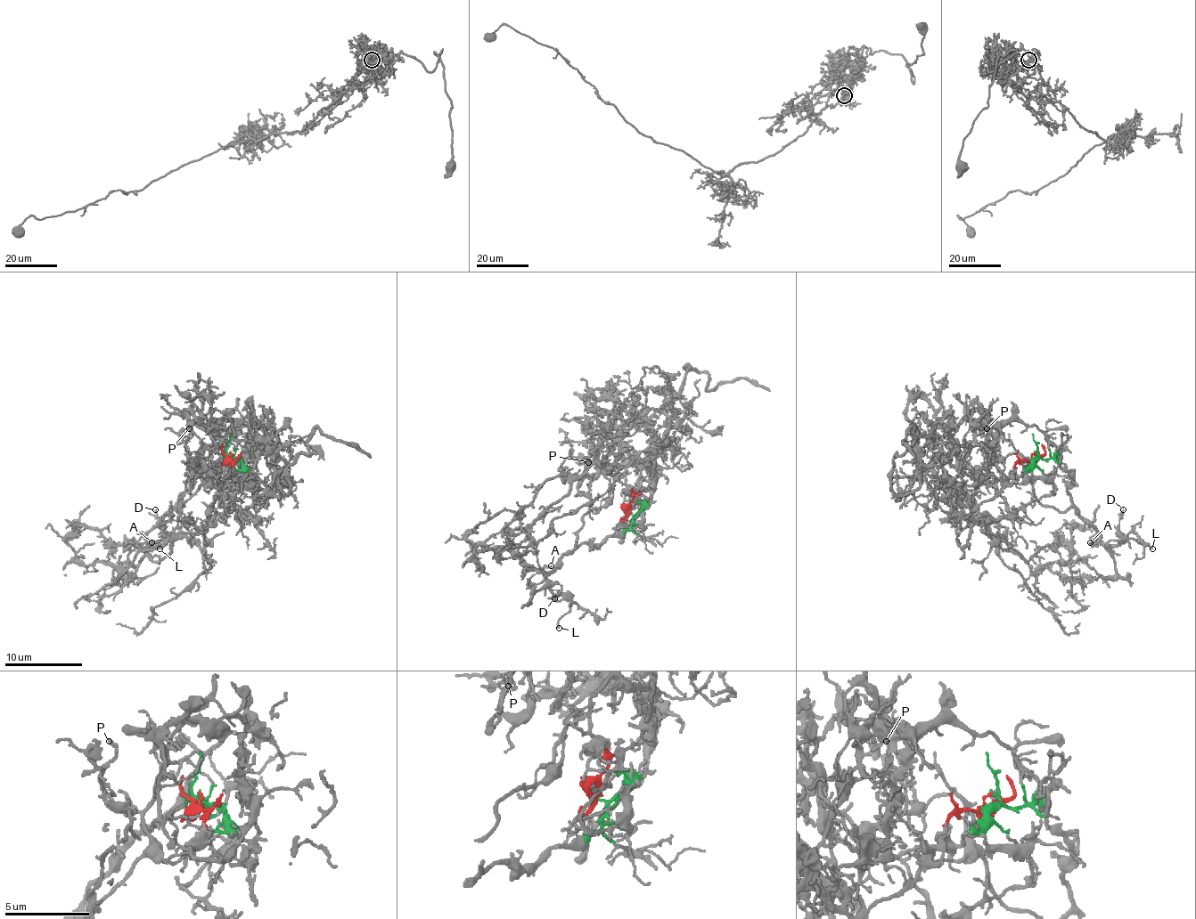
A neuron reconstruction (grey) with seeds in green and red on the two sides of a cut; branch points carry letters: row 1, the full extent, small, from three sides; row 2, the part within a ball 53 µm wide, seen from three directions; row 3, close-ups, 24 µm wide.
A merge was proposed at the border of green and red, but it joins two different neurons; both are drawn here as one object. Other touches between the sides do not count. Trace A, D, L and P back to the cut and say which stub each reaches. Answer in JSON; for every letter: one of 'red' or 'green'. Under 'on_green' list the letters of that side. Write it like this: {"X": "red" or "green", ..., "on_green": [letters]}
{"A": "green", "D": "green", "L": "green", "P": "red", "on_green": ["A", "D", "L"]}

